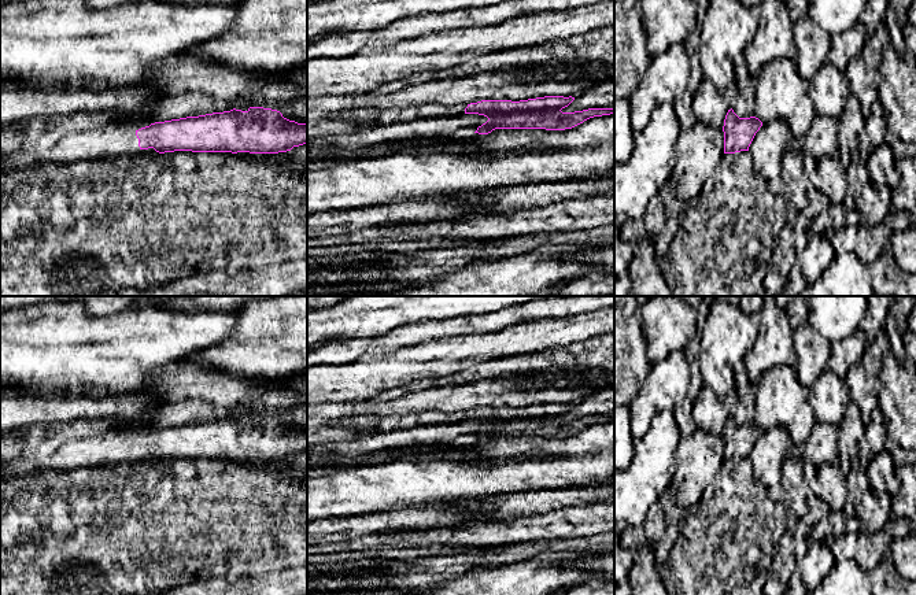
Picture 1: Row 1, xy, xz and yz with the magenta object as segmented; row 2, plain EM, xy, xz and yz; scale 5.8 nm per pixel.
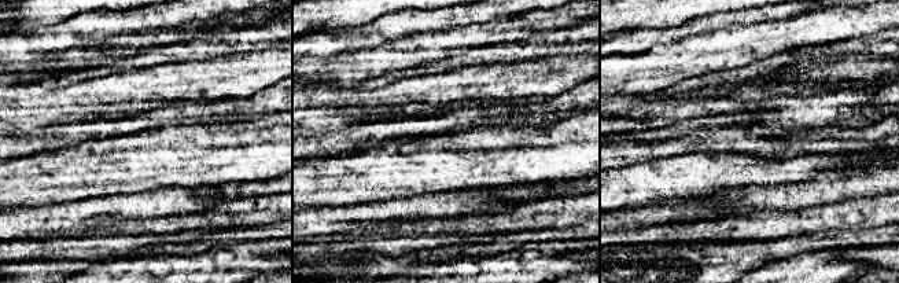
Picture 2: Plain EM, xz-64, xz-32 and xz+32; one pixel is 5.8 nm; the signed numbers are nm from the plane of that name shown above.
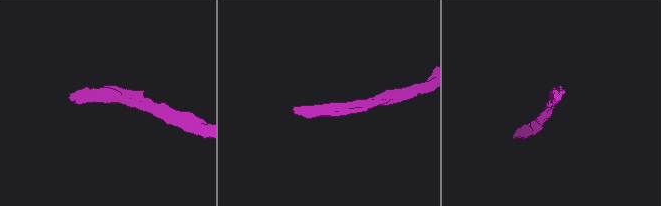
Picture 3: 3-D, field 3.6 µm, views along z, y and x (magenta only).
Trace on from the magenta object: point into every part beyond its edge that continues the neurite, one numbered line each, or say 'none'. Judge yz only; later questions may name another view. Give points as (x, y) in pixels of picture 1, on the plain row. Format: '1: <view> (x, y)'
none

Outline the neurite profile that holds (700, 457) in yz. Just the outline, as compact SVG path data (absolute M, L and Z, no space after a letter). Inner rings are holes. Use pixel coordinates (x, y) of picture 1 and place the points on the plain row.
M697 429L680 439L669 489L680 510L698 503L724 463L724 439Z

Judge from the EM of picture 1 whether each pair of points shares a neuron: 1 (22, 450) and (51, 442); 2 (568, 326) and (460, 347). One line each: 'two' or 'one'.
1: one
2: one

